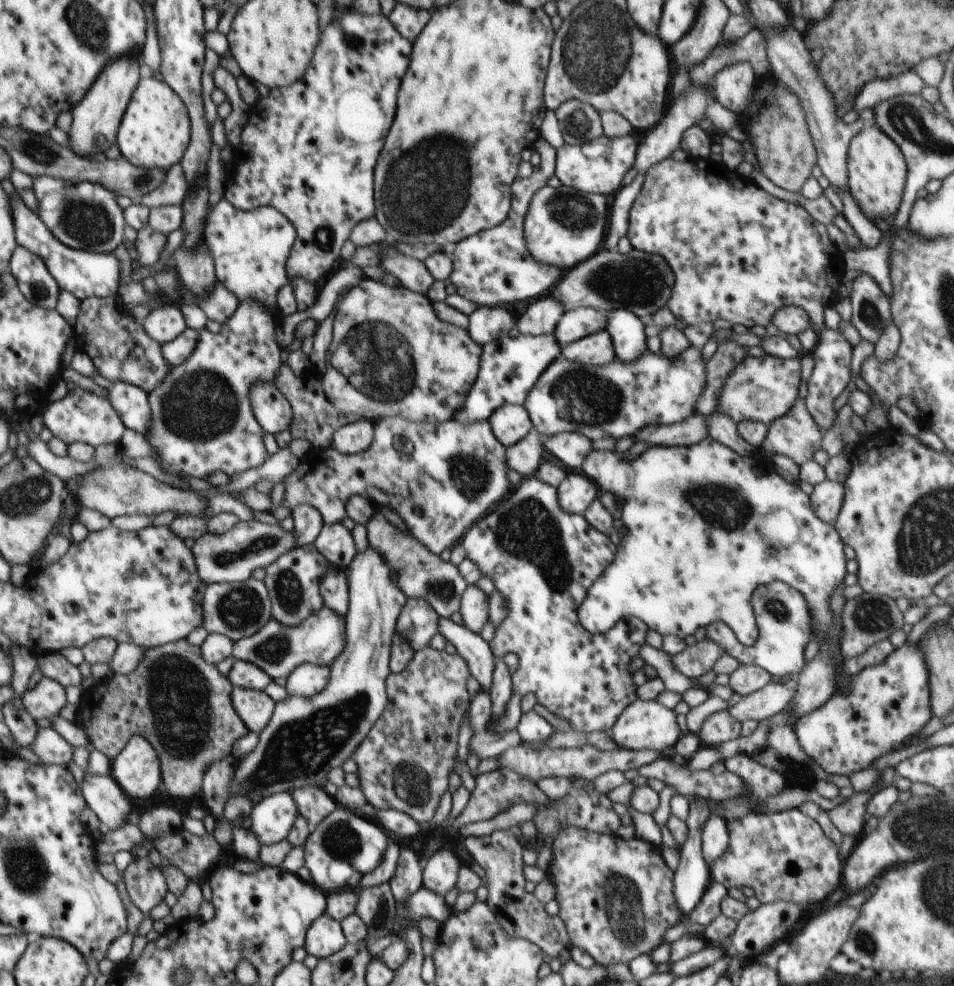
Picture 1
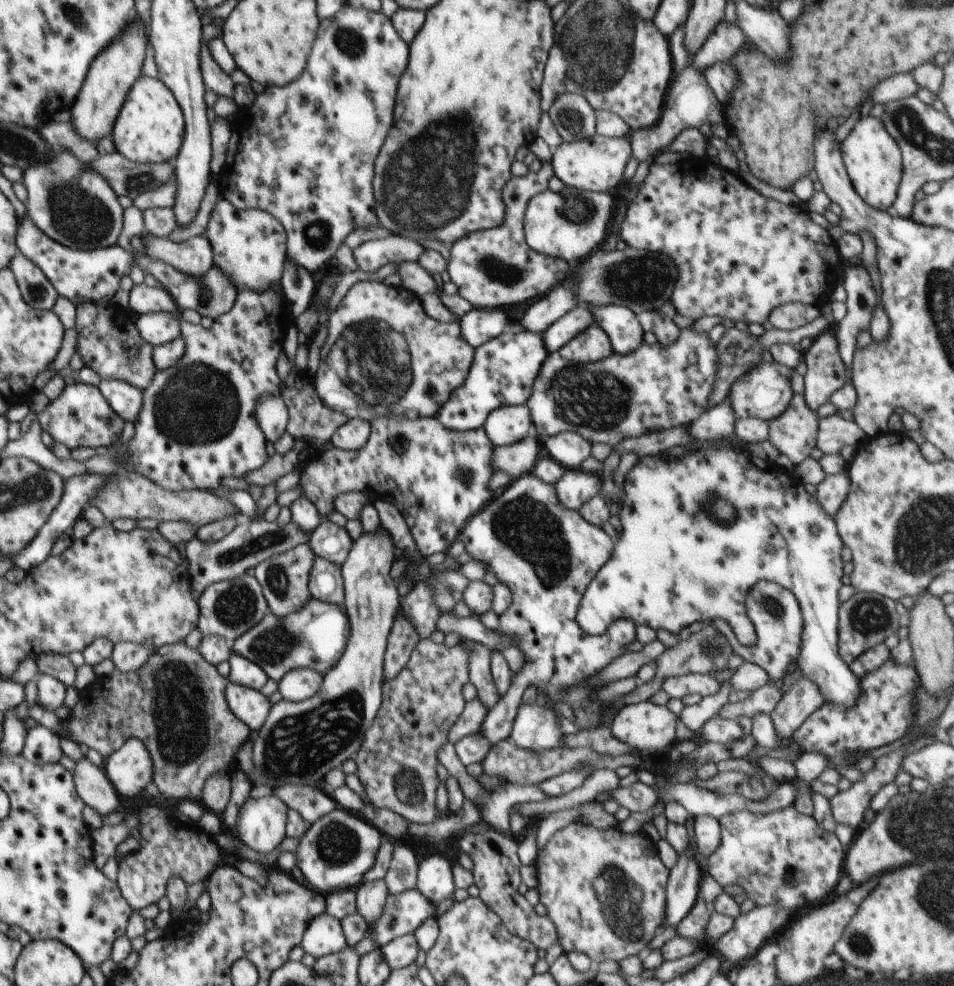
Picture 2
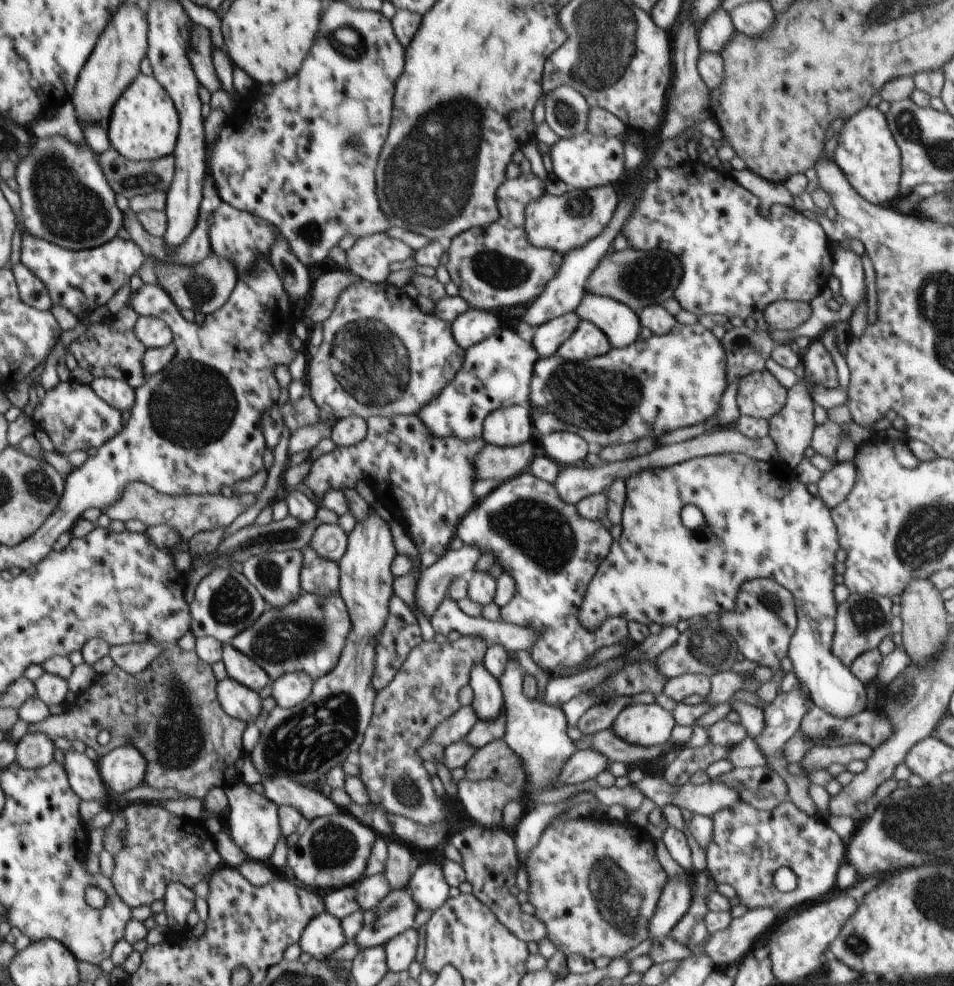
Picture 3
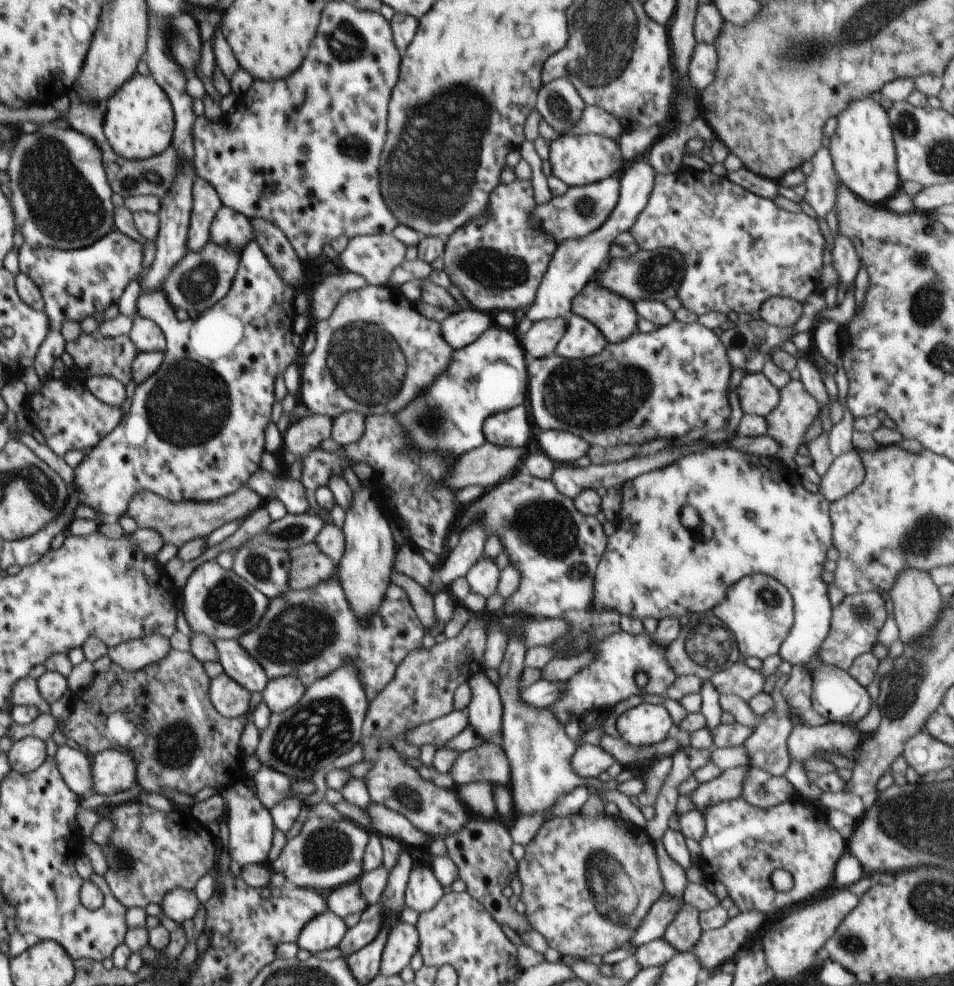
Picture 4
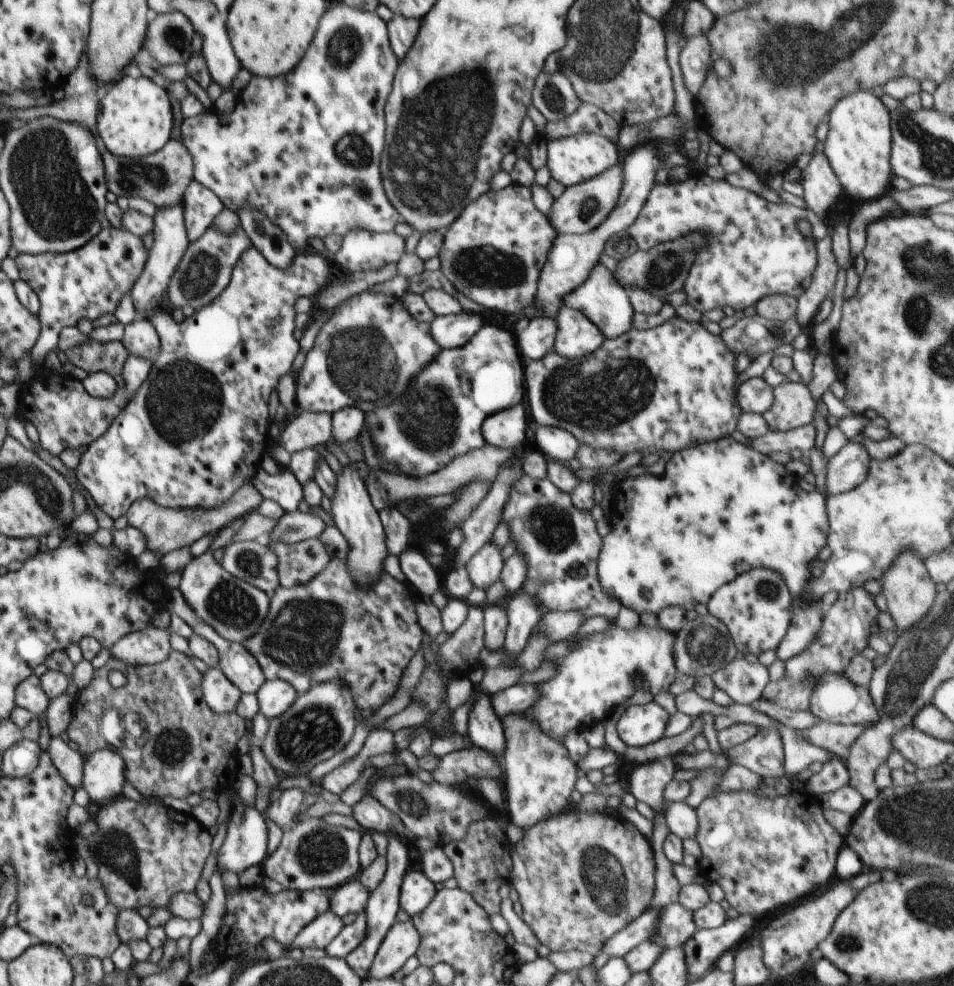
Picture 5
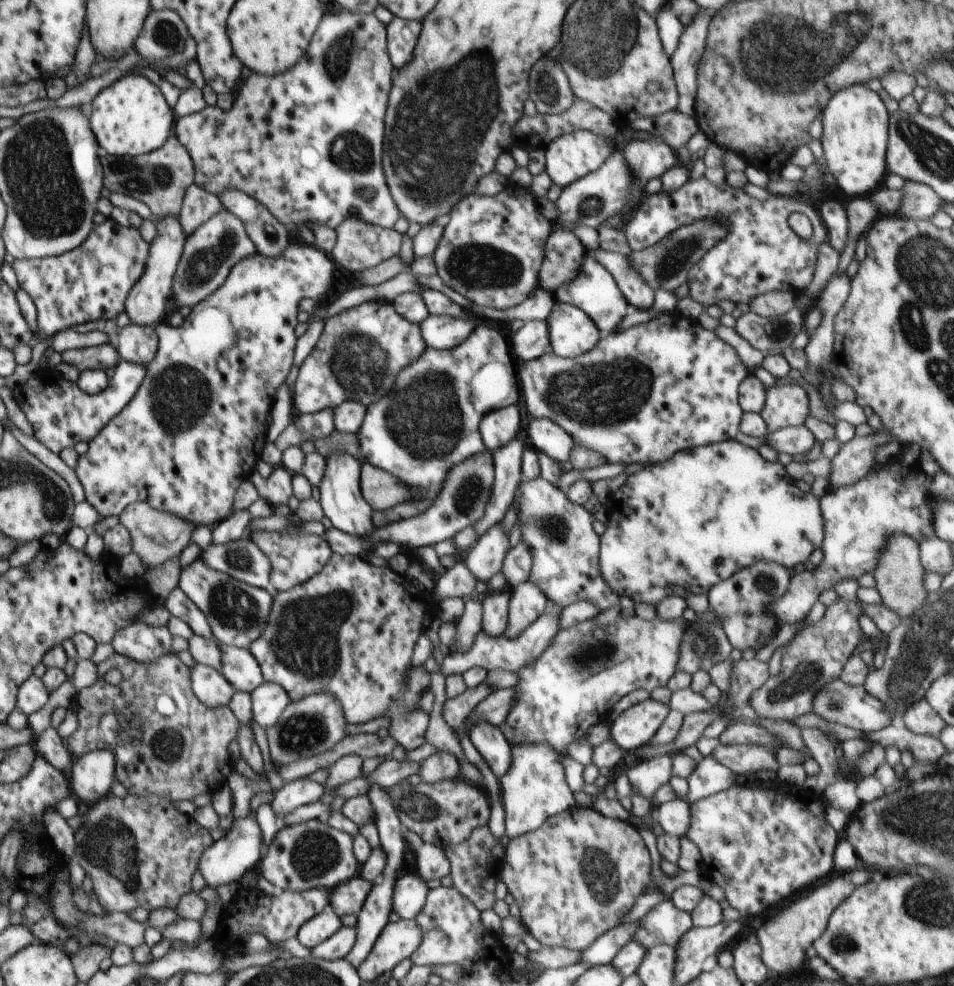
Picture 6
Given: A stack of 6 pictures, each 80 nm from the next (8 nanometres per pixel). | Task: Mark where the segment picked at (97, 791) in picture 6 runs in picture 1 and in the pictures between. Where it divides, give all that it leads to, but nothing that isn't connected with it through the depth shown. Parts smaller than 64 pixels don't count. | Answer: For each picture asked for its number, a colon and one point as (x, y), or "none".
1: (137, 769)
2: (130, 768)
3: (123, 768)
4: (113, 770)
5: (104, 770)

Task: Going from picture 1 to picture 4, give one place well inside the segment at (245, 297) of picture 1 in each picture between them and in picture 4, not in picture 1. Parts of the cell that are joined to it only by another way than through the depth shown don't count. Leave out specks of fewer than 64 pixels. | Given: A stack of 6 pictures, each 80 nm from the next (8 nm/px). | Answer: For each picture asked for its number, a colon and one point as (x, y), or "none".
2: (249, 246)
3: (239, 236)
4: (232, 230)

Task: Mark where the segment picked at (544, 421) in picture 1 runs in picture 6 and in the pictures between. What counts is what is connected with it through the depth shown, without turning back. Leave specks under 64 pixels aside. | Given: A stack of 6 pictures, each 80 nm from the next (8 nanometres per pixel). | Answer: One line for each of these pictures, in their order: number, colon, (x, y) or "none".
2: (654, 388)
3: (655, 386)
4: (659, 385)
5: (663, 388)
6: (640, 395)

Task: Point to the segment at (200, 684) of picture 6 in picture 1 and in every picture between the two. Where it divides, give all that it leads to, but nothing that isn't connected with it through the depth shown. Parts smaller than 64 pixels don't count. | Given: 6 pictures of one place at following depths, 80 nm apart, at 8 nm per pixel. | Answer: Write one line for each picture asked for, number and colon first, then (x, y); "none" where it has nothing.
1: (254, 707)
2: (251, 706)
3: (239, 701)
4: (231, 700)
5: (222, 696)

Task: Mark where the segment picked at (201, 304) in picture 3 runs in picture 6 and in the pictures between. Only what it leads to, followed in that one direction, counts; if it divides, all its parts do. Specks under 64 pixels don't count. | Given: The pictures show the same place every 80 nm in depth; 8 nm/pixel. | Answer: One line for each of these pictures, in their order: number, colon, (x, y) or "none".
4: (200, 279)
5: (204, 271)
6: (208, 255)

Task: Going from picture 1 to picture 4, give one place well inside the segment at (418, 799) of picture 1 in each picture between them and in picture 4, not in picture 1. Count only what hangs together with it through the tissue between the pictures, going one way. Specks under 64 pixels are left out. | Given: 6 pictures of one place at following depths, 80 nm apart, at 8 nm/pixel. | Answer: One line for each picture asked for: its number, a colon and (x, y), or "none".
2: (396, 763)
3: (425, 691)
4: (422, 690)

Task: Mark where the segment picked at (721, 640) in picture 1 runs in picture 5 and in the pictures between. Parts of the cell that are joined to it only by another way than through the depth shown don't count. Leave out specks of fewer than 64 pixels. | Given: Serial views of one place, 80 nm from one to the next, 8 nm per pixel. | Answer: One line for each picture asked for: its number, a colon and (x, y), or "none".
2: (778, 621)
3: (765, 618)
4: (759, 611)
5: (756, 607)

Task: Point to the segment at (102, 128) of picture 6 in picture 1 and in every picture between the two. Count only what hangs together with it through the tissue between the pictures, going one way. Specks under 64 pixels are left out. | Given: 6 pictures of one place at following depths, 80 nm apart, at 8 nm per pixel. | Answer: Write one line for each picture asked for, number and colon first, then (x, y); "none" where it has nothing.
1: (155, 130)
2: (149, 128)
3: (144, 125)
4: (139, 122)
5: (136, 119)

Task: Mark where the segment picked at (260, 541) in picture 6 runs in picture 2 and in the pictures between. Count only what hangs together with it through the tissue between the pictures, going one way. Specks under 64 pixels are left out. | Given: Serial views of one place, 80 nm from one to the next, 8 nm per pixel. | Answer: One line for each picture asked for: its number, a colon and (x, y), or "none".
2: (325, 581)
3: (319, 576)
4: (308, 566)
5: (299, 563)

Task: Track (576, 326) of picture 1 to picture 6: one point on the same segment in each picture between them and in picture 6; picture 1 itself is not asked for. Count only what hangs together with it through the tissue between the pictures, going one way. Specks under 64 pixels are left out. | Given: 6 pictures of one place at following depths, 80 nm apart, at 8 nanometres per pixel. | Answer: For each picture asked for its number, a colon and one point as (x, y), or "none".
2: (576, 321)
3: (548, 337)
4: (541, 339)
5: (537, 340)
6: (532, 340)

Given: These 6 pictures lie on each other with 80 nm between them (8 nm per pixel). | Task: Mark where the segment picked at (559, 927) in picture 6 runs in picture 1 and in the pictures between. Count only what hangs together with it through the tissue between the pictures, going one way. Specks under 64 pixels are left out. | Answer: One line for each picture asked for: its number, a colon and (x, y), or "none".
1: (616, 898)
2: (605, 891)
3: (595, 883)
4: (588, 882)
5: (581, 878)

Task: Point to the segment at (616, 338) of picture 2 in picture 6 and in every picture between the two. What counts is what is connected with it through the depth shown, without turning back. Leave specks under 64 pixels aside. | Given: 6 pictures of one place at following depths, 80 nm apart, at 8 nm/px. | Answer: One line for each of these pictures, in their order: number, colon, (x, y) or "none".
3: (622, 326)
4: (616, 317)
5: (601, 298)
6: (594, 290)

